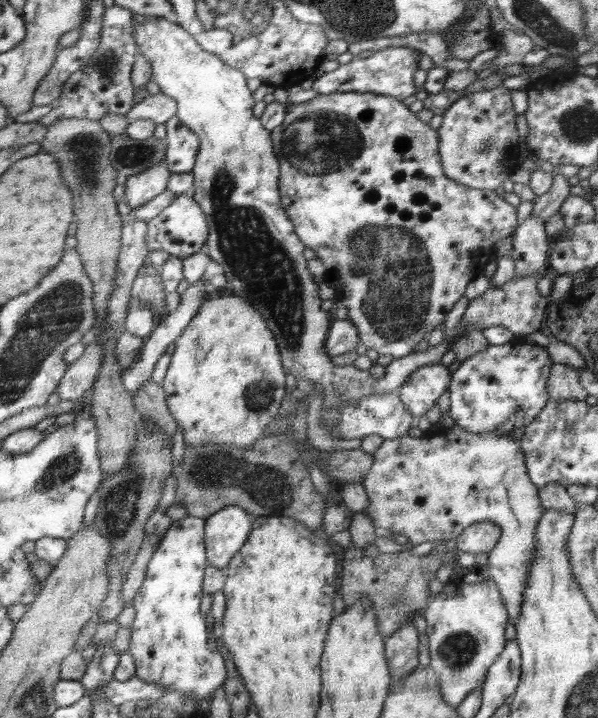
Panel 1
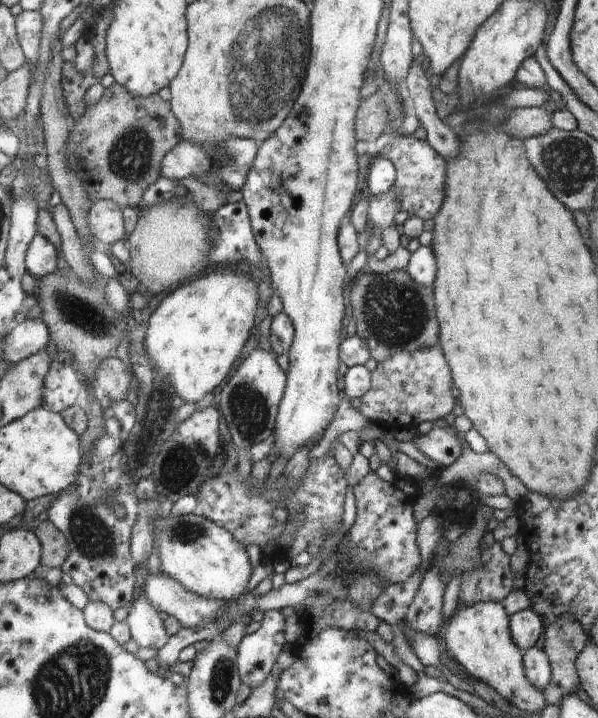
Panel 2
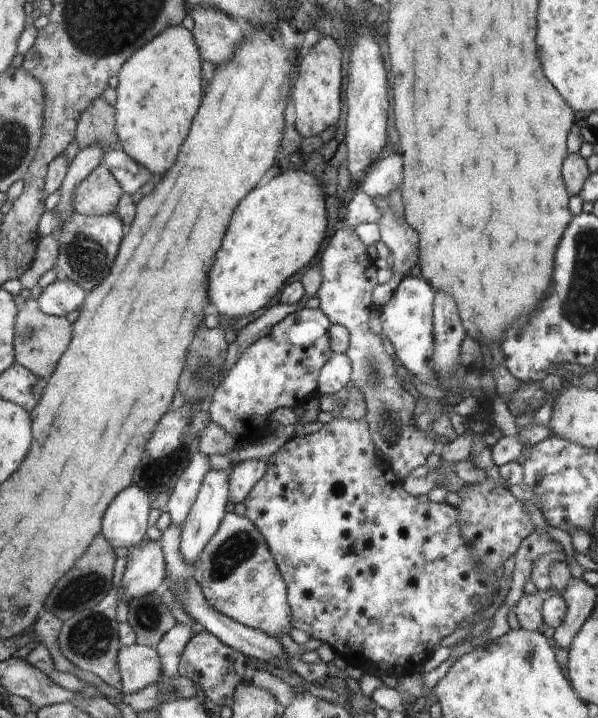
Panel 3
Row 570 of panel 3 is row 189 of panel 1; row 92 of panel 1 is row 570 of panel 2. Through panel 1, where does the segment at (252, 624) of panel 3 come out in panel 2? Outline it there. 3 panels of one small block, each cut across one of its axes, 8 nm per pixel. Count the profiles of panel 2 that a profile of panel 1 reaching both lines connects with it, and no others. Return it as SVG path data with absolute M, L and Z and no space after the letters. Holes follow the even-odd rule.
M170 513L166 519L160 514L155 522L155 541L158 542L162 572L190 592L228 601L246 590L252 572L248 554L241 541L222 525L194 513L175 517Z

